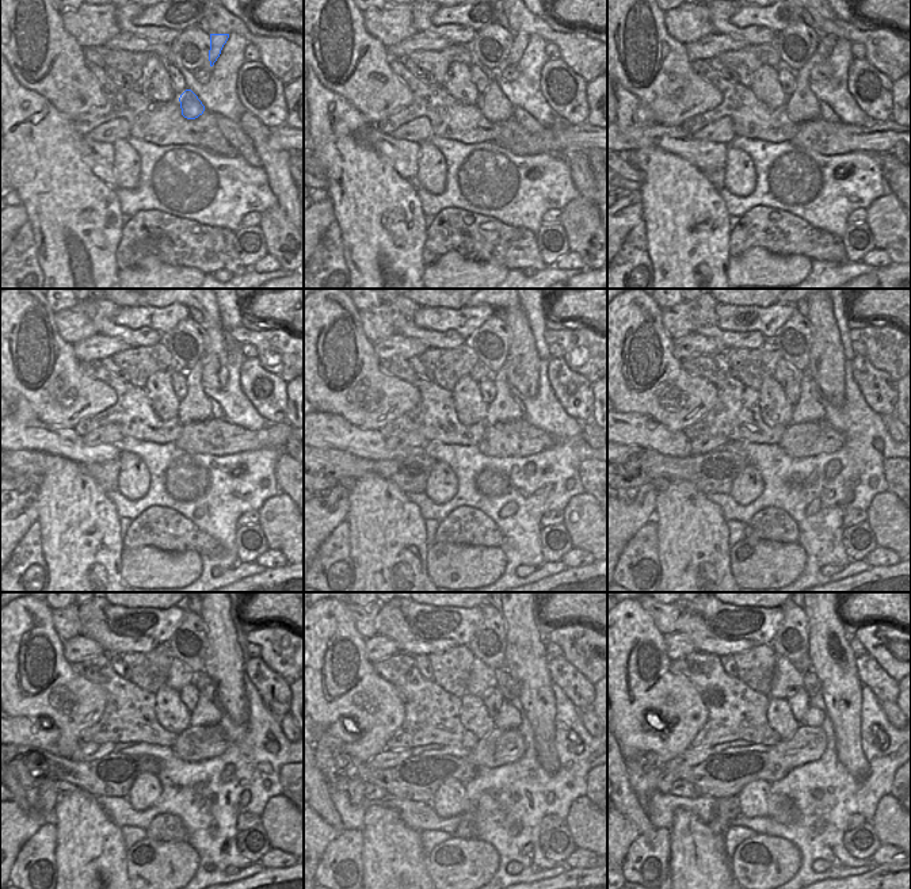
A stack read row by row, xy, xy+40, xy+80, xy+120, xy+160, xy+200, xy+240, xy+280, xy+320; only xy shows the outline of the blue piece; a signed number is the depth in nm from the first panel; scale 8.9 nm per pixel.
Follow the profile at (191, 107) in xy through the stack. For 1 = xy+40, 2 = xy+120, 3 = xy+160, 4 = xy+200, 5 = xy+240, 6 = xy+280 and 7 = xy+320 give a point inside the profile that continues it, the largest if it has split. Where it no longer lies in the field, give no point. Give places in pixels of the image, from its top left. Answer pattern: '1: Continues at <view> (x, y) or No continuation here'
1: Continues at xy+40 (495, 106)
2: Continues at xy+120 (195, 405)
3: Continues at xy+160 (503, 408)
4: Continues at xy+200 (808, 408)
5: Continues at xy+240 (205, 714)
6: Continues at xy+280 (507, 717)
7: Continues at xy+320 (814, 717)

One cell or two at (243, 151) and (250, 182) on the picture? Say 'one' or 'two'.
two

